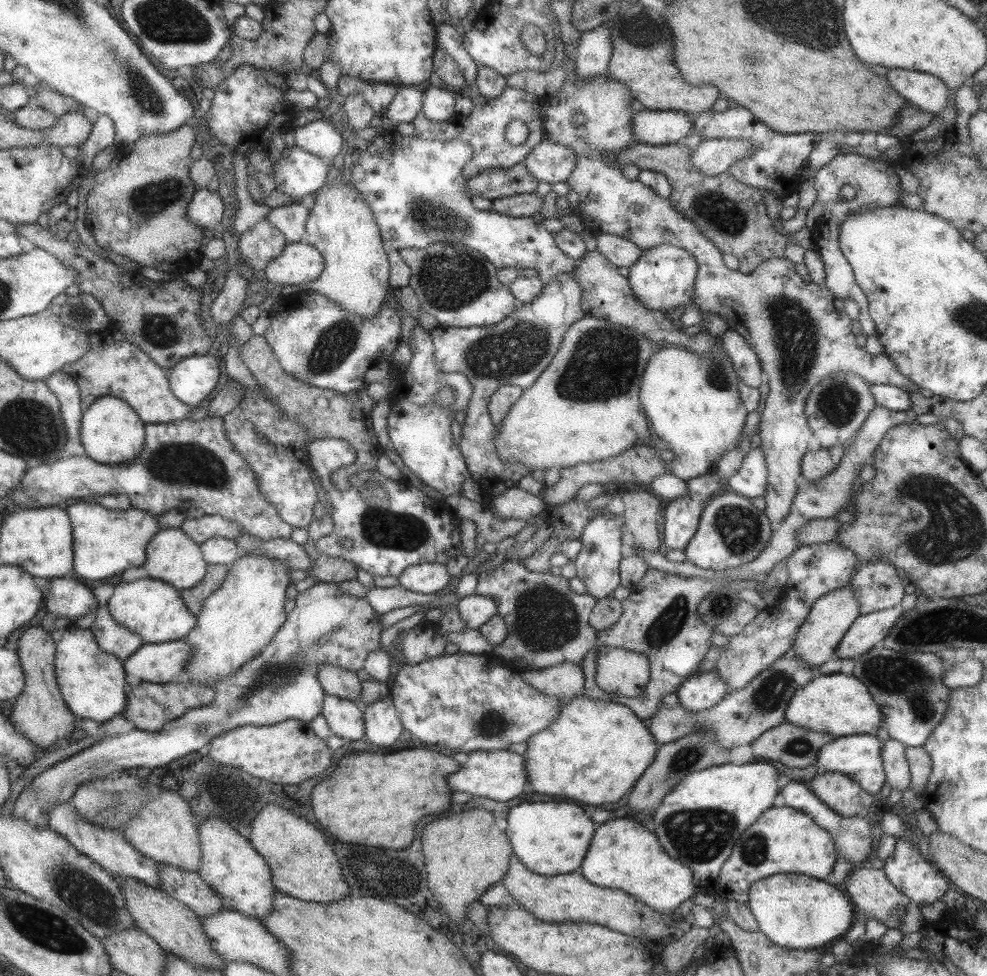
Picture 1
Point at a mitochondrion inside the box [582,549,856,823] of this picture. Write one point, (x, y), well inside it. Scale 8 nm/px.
(665, 627)

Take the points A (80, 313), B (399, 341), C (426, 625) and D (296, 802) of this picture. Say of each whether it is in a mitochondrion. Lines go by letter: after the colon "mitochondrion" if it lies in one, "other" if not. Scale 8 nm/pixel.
A: mitochondrion
B: other
C: other
D: other

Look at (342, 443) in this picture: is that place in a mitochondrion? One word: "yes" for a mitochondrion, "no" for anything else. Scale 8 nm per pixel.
no

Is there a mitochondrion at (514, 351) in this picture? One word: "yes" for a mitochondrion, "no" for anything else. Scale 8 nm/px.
yes

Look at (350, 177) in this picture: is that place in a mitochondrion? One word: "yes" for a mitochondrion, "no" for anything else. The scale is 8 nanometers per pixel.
no

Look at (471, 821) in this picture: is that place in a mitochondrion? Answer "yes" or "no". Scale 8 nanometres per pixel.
no

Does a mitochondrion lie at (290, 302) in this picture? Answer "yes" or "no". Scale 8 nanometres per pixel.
no

